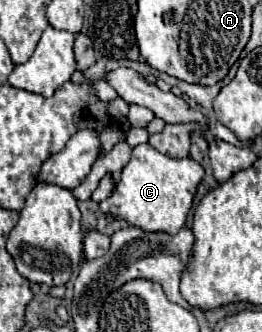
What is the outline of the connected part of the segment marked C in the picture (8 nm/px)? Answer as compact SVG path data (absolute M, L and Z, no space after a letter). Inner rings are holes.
M149 143L137 145L131 161L121 173L119 185L105 201L99 203L99 211L125 219L129 225L141 227L143 231L163 231L175 235L175 231L179 231L187 221L203 175L205 169L191 157L175 159L159 153Z

